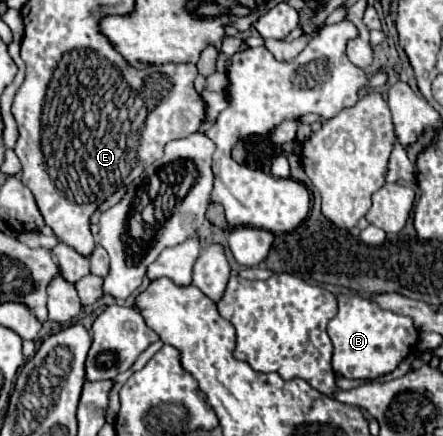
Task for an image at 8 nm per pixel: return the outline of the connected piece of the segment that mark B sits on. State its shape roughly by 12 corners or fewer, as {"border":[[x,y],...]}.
{"border":[[336,294],[328,322],[342,378],[392,372],[418,344],[412,320]]}

